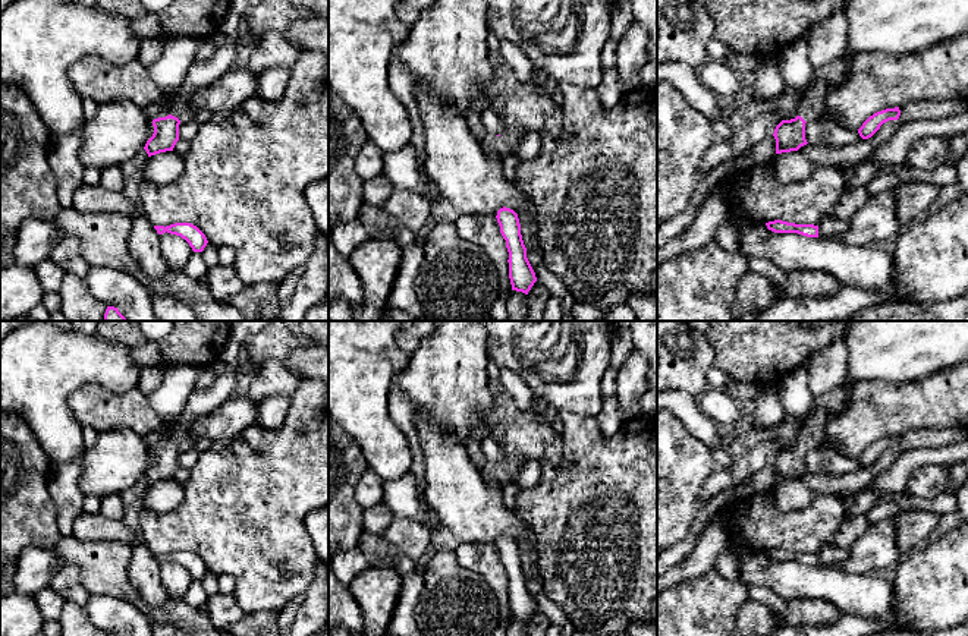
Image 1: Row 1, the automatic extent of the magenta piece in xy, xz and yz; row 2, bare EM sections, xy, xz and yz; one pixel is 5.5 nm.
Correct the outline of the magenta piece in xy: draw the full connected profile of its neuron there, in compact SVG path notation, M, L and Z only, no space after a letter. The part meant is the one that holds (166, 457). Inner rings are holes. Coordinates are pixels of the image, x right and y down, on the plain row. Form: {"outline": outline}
{"outline": "M238 372L217 375L216 380L204 390L194 390L173 424L170 443L160 443L153 448L154 462L147 469L144 478L148 485L173 479L179 469L179 453L182 448L195 441L192 434L197 422L220 407L229 397L233 396Z"}

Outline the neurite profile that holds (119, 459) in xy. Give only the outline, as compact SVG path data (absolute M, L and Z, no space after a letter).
M131 428L100 432L97 443L82 454L82 476L79 479L79 488L84 495L95 495L98 498L110 494L122 494L144 478L153 462L153 448L144 441L142 435Z

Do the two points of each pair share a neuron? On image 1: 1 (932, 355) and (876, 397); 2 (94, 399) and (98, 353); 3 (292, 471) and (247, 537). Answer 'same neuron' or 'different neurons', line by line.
1: different neurons
2: different neurons
3: same neuron

